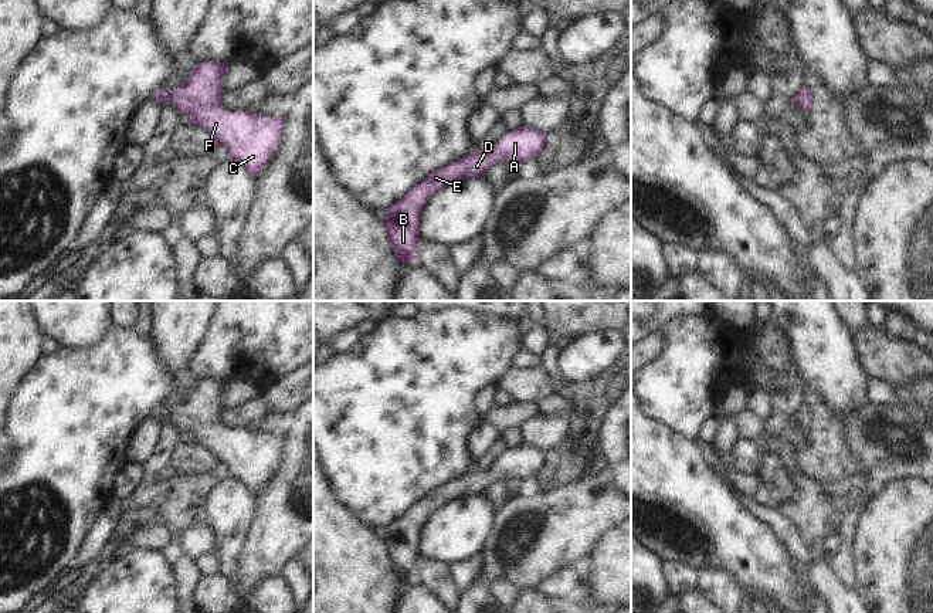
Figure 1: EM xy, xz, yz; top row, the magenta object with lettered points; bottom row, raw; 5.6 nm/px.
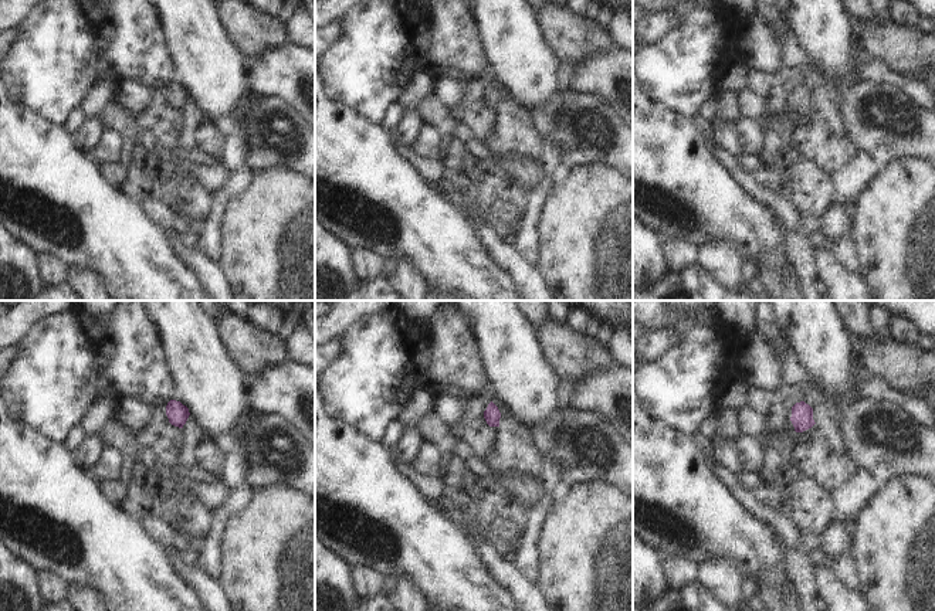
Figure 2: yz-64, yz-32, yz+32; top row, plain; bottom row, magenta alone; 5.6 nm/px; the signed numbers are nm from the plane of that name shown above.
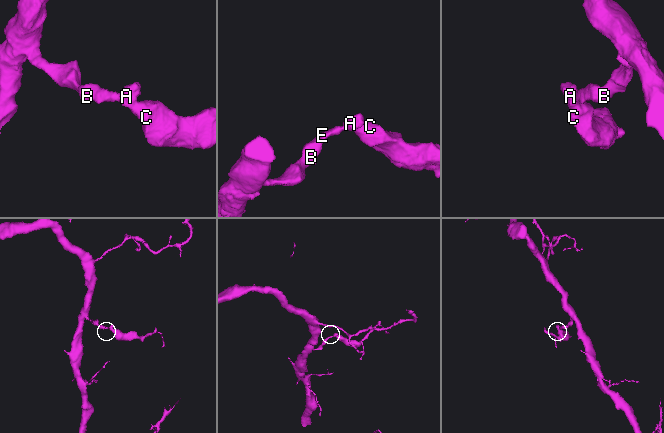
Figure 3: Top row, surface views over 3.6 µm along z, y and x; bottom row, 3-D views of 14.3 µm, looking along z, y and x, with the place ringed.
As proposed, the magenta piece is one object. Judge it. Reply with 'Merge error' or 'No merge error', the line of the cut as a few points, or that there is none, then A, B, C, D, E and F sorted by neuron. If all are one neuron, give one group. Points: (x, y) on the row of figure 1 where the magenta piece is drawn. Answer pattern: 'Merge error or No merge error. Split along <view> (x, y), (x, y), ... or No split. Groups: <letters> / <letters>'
No merge error. No split. Groups: A B C D E F

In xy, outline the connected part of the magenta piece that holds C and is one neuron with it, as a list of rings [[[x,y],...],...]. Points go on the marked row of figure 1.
[[[214,61],[197,64],[190,78],[177,87],[174,94],[163,85],[153,92],[152,99],[159,105],[167,101],[180,114],[189,115],[194,126],[210,133],[217,146],[228,150],[231,160],[238,162],[257,179],[279,145],[284,118],[227,109],[221,96],[223,77],[228,65]]]

